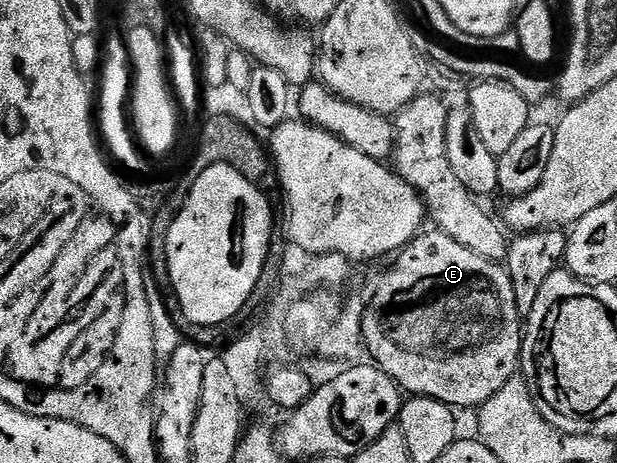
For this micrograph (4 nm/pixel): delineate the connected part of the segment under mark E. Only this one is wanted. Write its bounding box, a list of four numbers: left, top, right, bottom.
[362,231,522,409]

